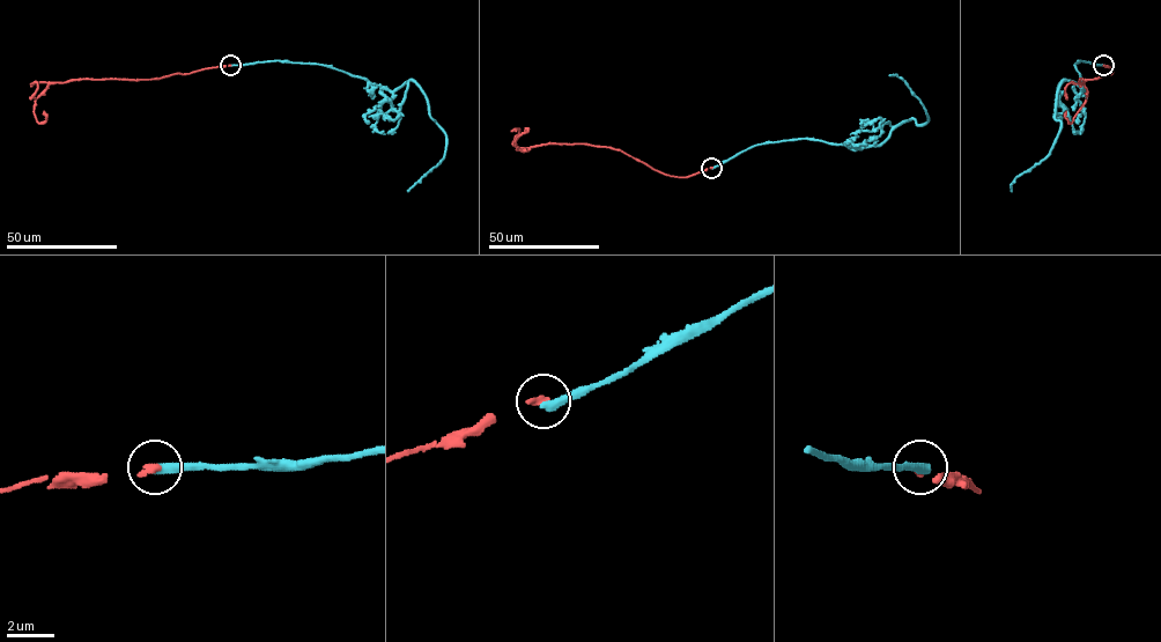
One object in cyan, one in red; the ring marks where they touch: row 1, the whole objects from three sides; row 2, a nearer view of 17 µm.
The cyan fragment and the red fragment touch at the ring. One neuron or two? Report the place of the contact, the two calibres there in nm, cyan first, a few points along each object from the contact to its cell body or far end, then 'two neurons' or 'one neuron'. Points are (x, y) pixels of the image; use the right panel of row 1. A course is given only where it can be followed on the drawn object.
place (1103, 65); calibres 420 and 280 nm; course cyan (1103, 65), (1074, 65), (1082, 91), (1069, 80), (1058, 86), (1059, 132), (1050, 153), (1017, 176), (1012, 191); course red (1103, 65), (1113, 68), (1113, 73), (1079, 79), (1087, 90), (1086, 102), (1071, 123), (1065, 117), (1065, 111); two neurons

